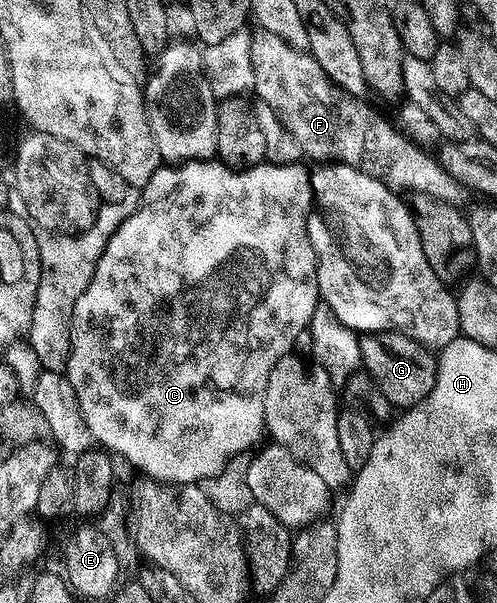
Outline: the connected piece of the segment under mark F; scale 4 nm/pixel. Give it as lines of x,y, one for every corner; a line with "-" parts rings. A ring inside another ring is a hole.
259,30
252,38
252,62
256,78
254,95
274,110
279,121
297,138
297,142
301,142
304,153
308,157
312,156
315,162
348,164
377,178
385,187
392,190
404,188
404,193
407,194
412,192
433,194
450,204
460,203
459,199
465,195
465,189
440,167
438,159
425,153
428,151
404,135
394,123
391,125
385,117
378,116
366,104
368,102
366,99
341,90
341,86
333,83
325,74
325,70
317,66
310,52
289,46
289,42
277,38
277,34

